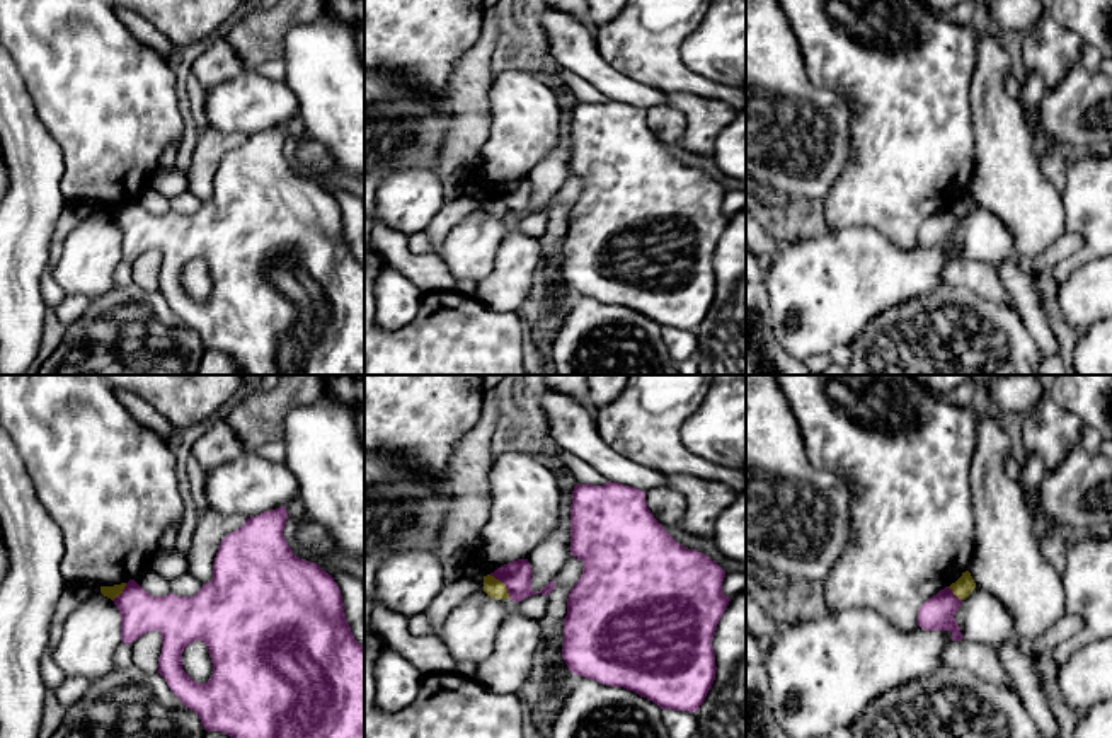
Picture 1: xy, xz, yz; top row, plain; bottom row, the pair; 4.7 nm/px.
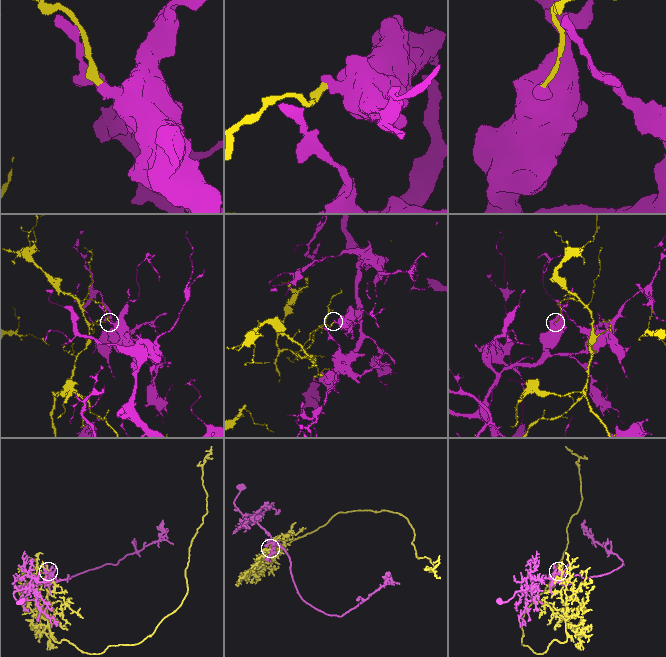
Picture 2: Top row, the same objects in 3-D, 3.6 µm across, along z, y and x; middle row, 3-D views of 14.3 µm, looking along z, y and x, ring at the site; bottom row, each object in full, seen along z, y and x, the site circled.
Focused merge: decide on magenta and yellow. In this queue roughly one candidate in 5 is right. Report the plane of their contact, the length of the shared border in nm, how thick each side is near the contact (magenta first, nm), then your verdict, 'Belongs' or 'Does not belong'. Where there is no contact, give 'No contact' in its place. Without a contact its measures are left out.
Touches magenta in xz. Shared border 150 nm. Thickness 140 nm (magenta) against 90 nm. Does not belong

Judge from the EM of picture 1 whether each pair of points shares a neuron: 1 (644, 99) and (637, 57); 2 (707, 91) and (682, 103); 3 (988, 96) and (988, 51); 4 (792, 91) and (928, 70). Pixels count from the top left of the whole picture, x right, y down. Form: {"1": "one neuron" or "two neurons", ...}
{"1": "two neurons", "2": "two neurons", "3": "one neuron", "4": "two neurons"}

